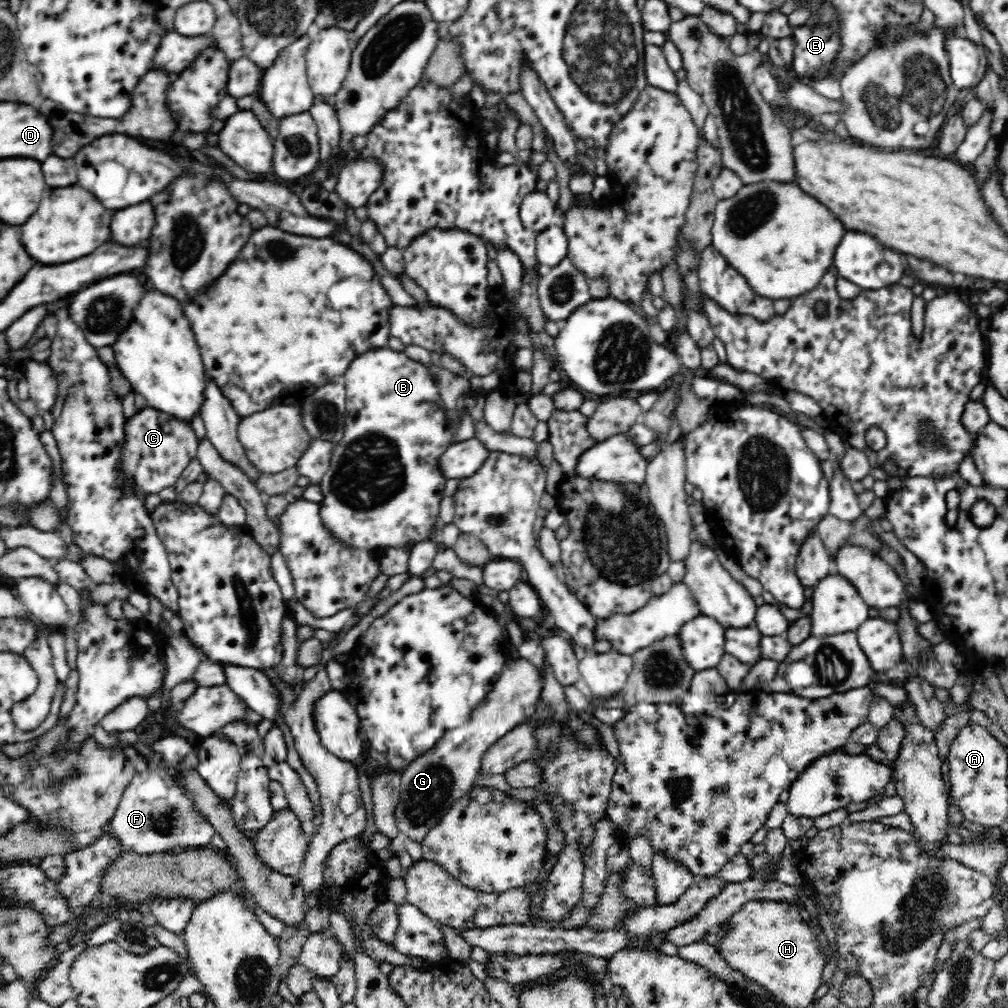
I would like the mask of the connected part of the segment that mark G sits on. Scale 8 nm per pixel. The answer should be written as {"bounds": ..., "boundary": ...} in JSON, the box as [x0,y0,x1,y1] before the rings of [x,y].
{"bounds":[393,659,545,844],"boundary":[[[512,659],[510,664],[464,724],[444,731],[432,748],[401,768],[400,792],[393,808],[393,819],[398,832],[408,836],[413,844],[419,843],[430,832],[456,799],[472,790],[478,780],[484,752],[526,716],[543,709],[540,693],[545,681],[540,679],[538,671],[526,659]]]}

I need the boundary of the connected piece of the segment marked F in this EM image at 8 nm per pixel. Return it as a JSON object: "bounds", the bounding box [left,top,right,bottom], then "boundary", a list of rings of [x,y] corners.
{"bounds":[105,767,215,855],"boundary":[[[172,767],[150,768],[134,778],[133,782],[124,790],[122,798],[114,811],[113,817],[105,828],[107,834],[115,838],[124,852],[148,855],[166,853],[176,849],[209,847],[215,835],[212,825],[191,804],[191,798],[184,793],[182,787],[174,781]]]}

